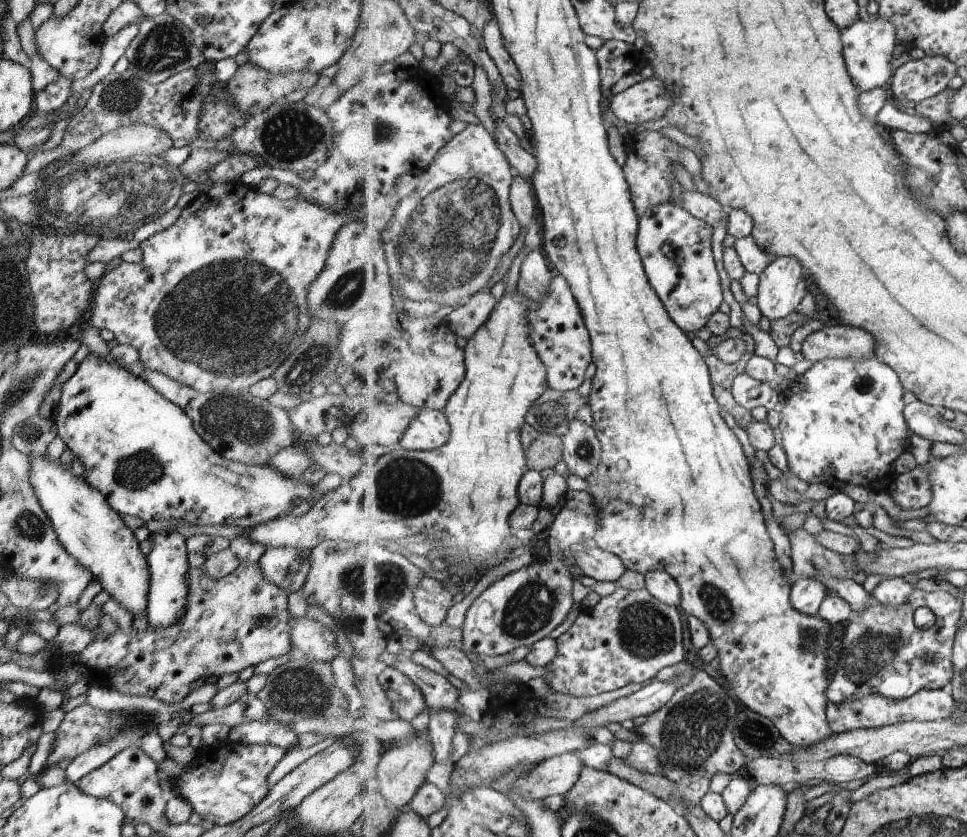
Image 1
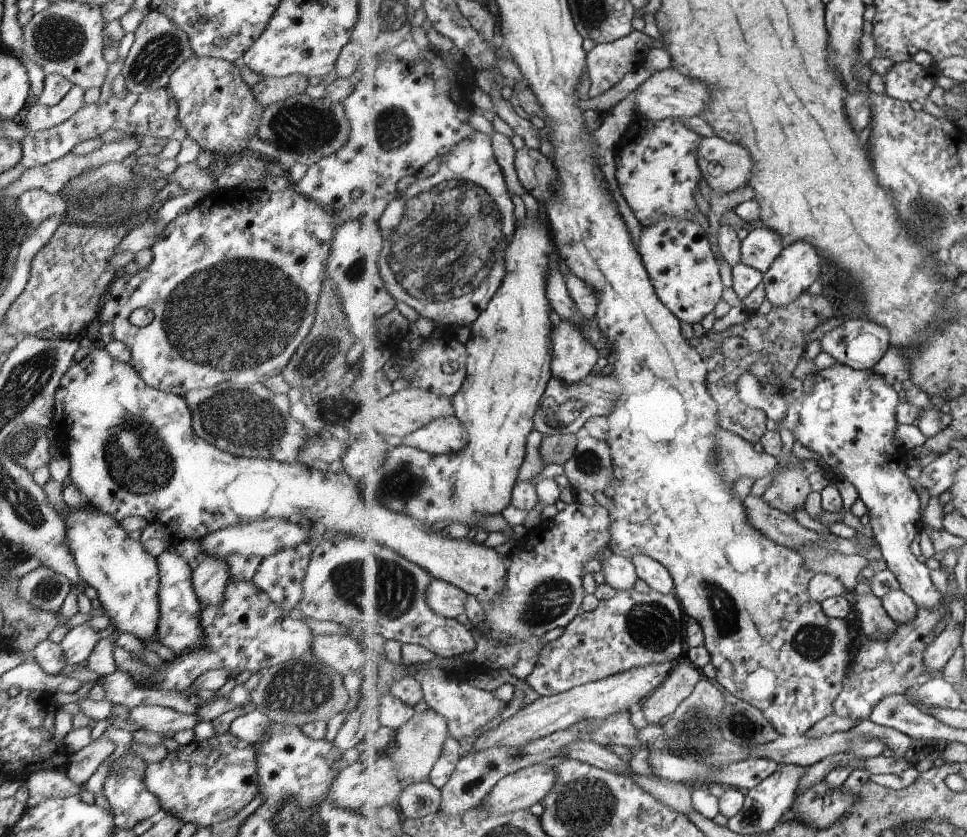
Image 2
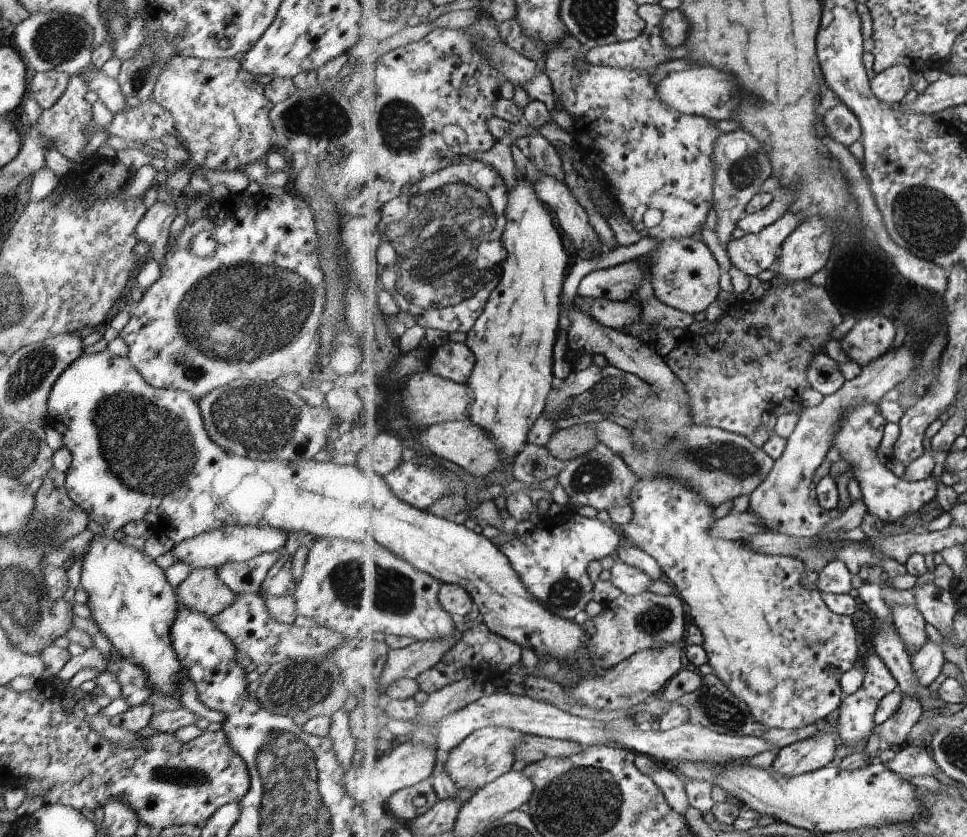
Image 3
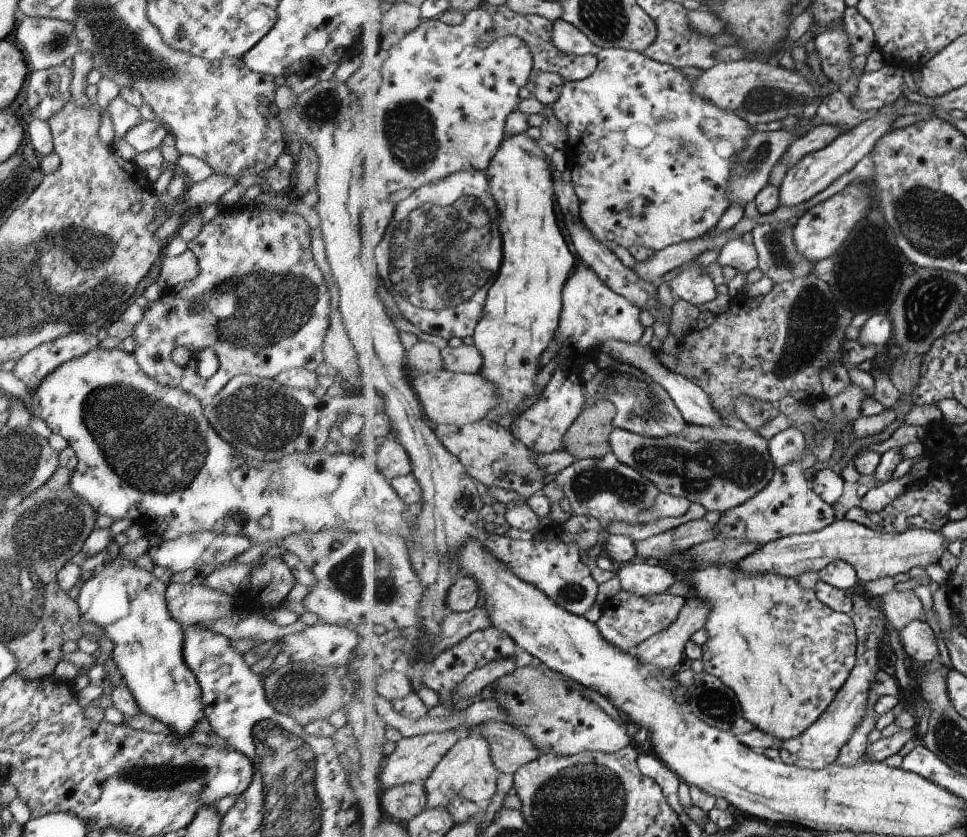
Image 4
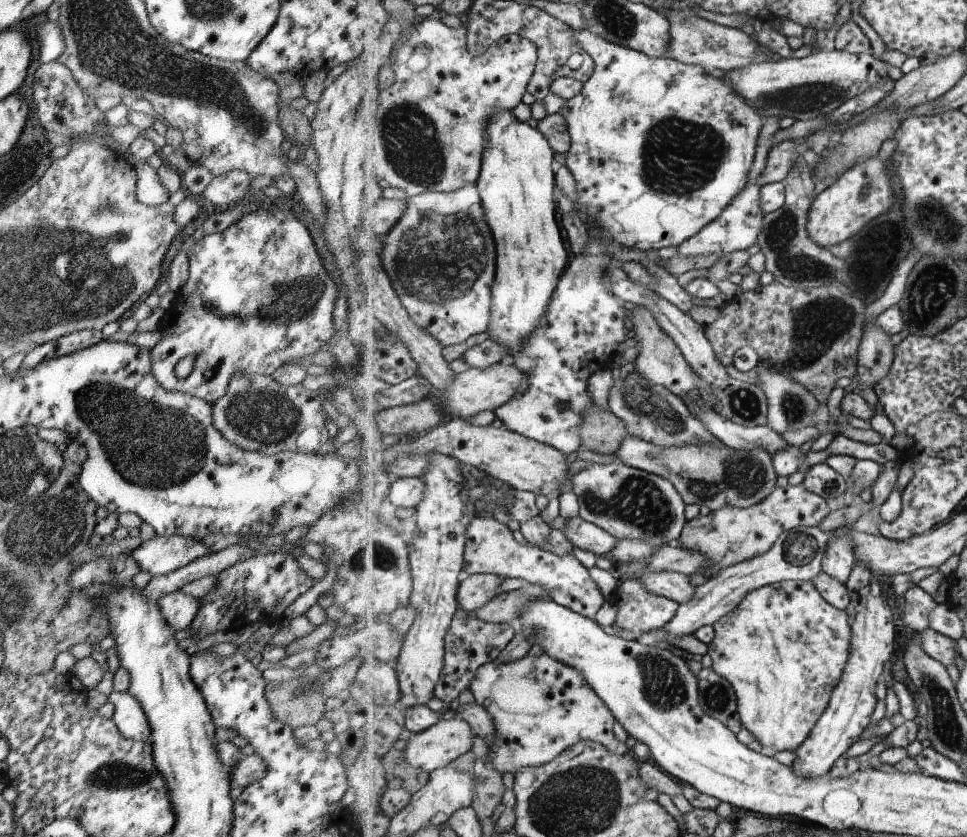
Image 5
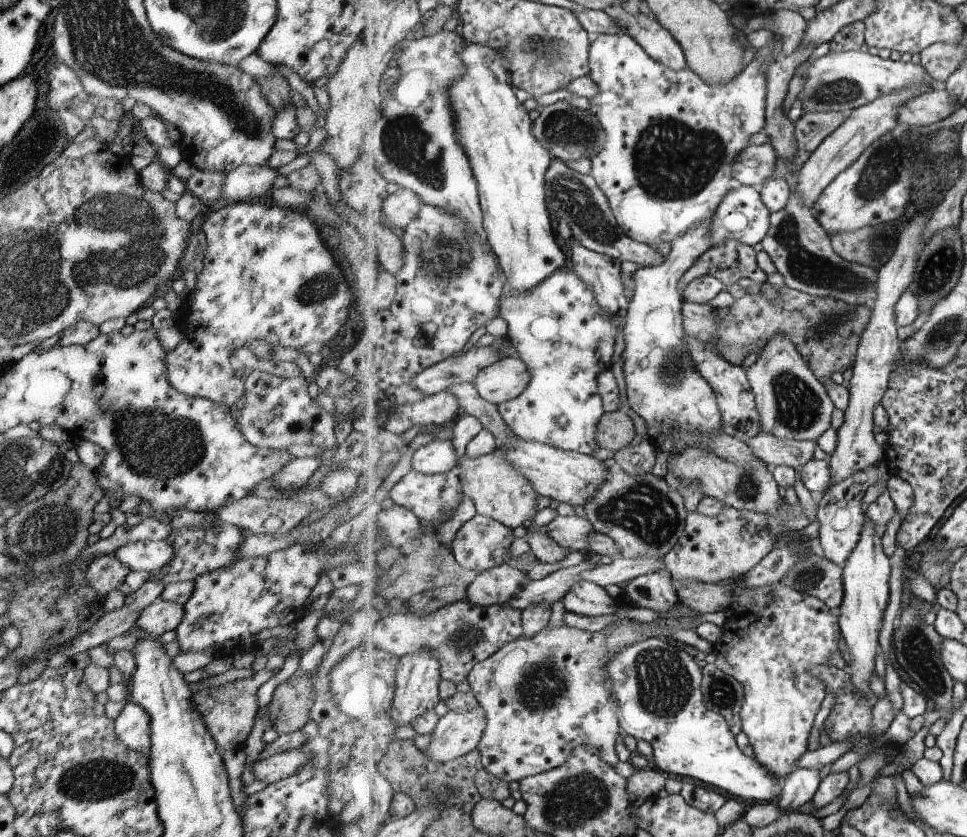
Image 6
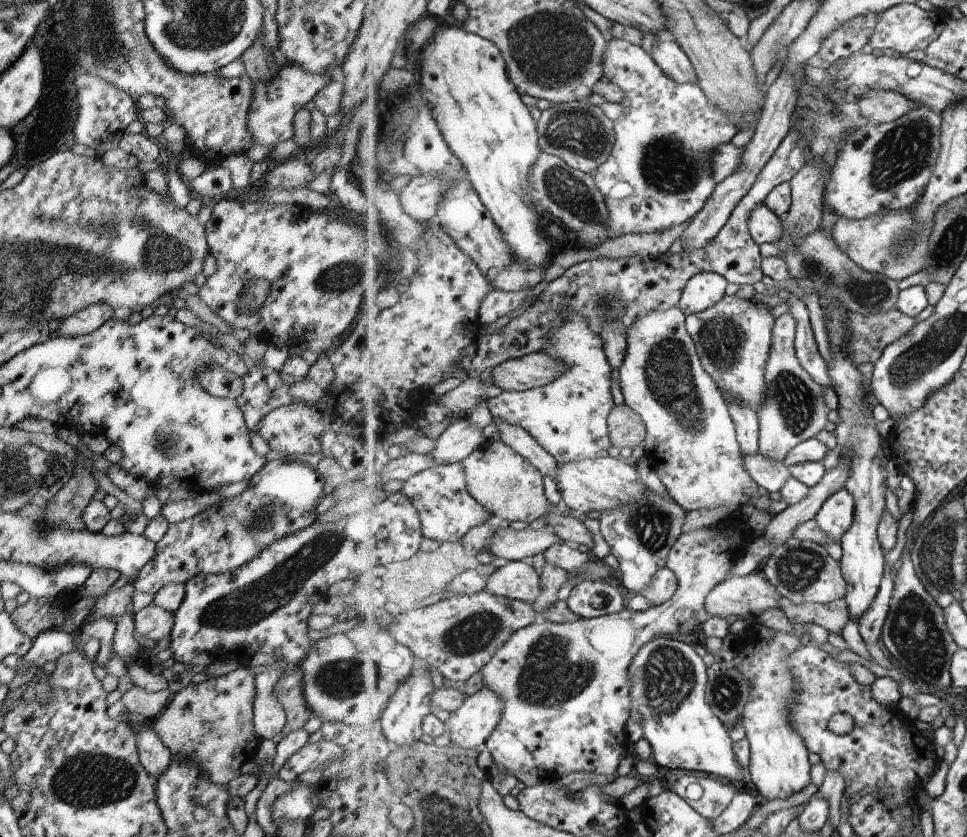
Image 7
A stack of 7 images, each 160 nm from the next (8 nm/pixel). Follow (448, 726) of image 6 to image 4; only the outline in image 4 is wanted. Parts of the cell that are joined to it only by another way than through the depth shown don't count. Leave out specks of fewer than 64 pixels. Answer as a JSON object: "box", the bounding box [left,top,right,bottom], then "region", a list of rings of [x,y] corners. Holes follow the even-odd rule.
{"box":[380,730,459,792],"region":[[[455,730],[429,732],[408,738],[393,738],[391,745],[385,749],[386,761],[380,777],[383,792],[401,785],[427,781],[459,740],[459,734]]]}

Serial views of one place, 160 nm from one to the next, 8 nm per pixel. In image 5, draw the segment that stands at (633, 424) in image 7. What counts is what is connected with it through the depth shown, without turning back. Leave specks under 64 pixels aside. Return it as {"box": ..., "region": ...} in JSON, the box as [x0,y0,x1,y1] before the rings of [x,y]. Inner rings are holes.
{"box":[581,404,630,455],"region":[[[593,404],[584,413],[581,444],[584,444],[588,450],[601,455],[615,454],[620,451],[625,438],[630,435],[627,423],[610,409]]]}

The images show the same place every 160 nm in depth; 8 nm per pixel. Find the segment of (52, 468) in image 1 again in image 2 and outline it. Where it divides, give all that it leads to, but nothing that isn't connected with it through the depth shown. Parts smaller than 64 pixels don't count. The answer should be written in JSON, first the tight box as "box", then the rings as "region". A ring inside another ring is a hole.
{"box":[63,505,159,641],"region":[[[90,505],[80,506],[79,509],[68,508],[68,514],[63,518],[65,527],[65,545],[71,552],[74,566],[77,568],[79,579],[86,587],[95,589],[97,600],[110,623],[117,633],[132,634],[140,641],[145,638],[155,639],[155,628],[159,619],[158,608],[158,569],[156,559],[142,548],[142,544],[129,538],[119,523],[108,515],[97,513]]]}

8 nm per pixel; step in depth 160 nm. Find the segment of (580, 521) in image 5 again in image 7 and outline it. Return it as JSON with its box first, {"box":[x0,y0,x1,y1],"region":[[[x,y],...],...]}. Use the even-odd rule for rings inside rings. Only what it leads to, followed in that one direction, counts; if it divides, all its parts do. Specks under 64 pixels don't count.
{"box":[489,525,559,562],"region":[[[547,525],[537,531],[532,531],[529,527],[520,530],[511,527],[499,528],[492,534],[489,552],[495,558],[500,557],[507,562],[519,561],[525,556],[545,553],[555,545],[557,537],[559,538]]]}

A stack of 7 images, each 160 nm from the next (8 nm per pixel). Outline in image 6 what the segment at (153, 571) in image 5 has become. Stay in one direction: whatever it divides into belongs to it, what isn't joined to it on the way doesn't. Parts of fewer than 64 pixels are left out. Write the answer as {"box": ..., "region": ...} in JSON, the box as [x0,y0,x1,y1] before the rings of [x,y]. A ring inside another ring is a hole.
{"box":[112,541,173,571],"region":[[[133,541],[112,552],[113,556],[129,570],[158,571],[173,556],[173,549],[166,541]]]}

